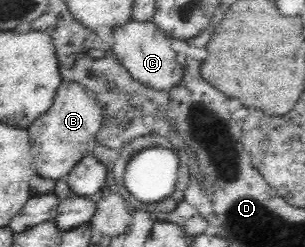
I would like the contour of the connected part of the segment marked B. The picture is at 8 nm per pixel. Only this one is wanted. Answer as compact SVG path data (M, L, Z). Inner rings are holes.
M62 81L49 112L35 120L35 124L29 128L35 172L51 180L67 176L73 170L73 166L85 156L89 140L96 137L102 120L102 106L82 84Z

